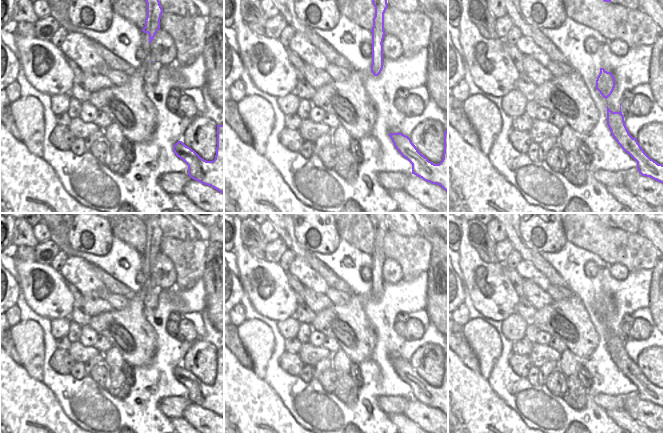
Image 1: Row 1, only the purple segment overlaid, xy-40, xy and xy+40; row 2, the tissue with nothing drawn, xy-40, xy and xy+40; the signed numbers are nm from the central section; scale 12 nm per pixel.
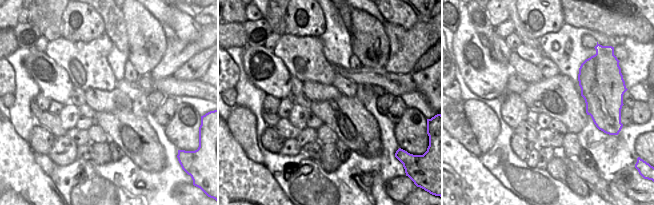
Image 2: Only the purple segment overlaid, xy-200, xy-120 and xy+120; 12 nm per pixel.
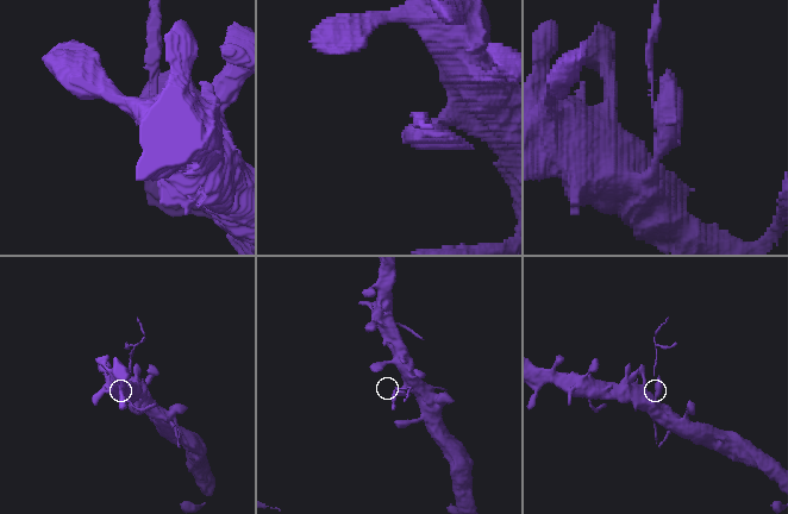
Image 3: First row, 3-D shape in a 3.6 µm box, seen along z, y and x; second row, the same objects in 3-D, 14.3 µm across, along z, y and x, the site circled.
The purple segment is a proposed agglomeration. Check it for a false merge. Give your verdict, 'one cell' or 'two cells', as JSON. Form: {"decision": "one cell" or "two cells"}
{"decision": "two cells"}

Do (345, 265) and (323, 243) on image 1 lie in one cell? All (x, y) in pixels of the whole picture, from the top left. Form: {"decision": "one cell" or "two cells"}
{"decision": "two cells"}

